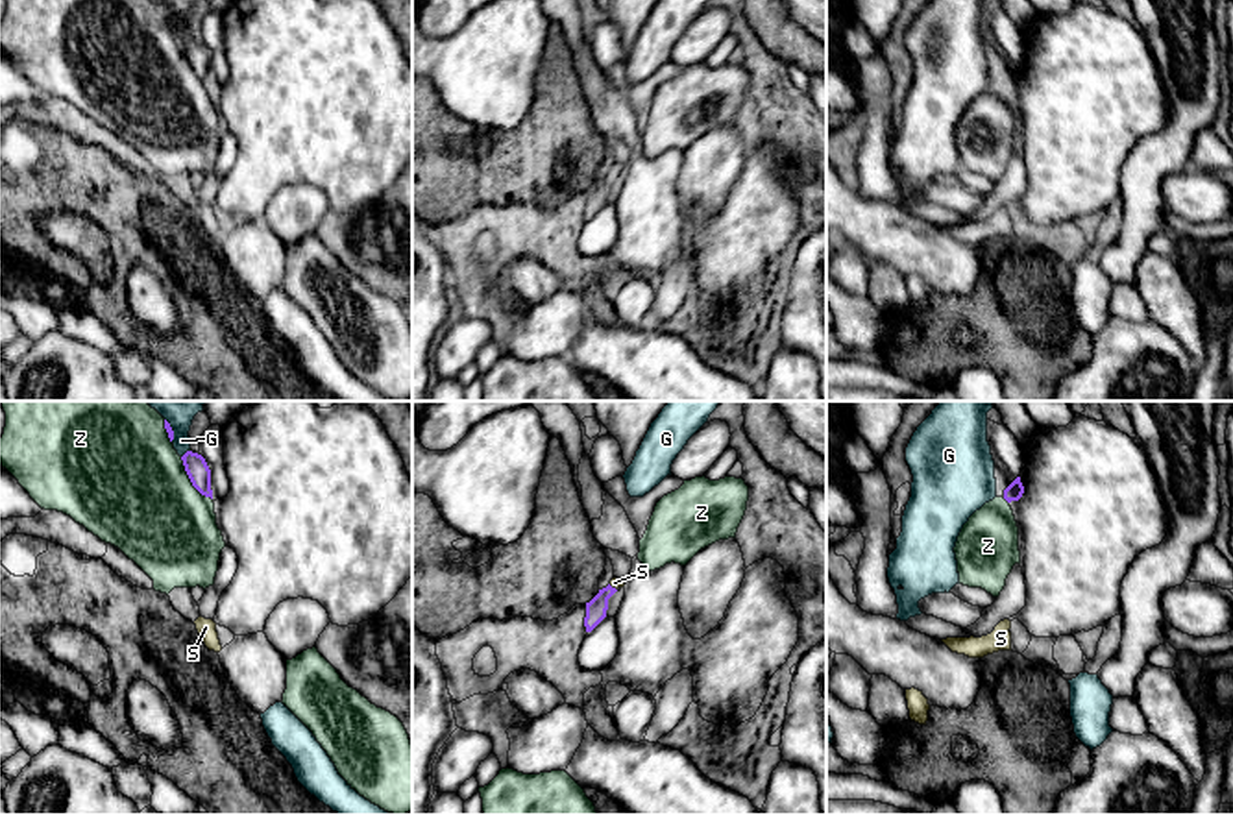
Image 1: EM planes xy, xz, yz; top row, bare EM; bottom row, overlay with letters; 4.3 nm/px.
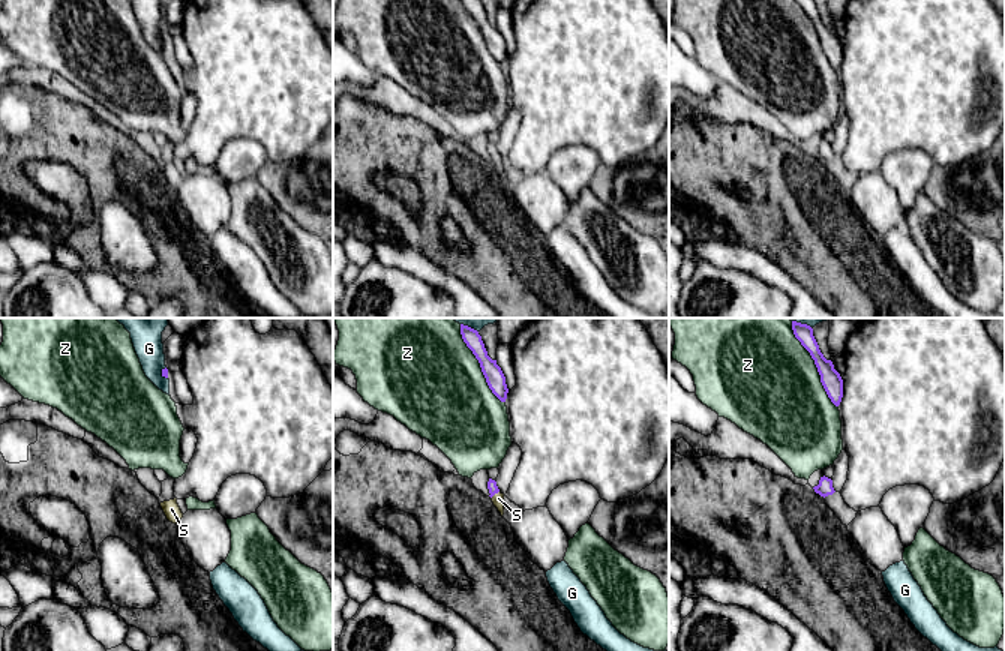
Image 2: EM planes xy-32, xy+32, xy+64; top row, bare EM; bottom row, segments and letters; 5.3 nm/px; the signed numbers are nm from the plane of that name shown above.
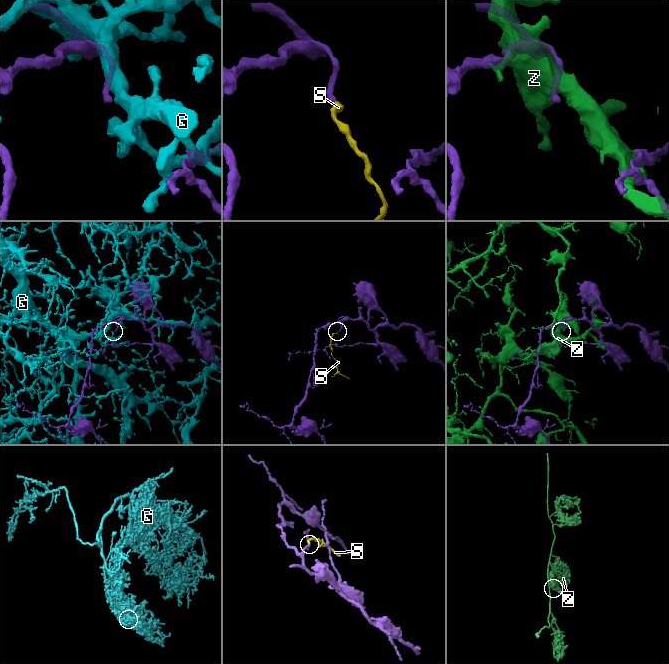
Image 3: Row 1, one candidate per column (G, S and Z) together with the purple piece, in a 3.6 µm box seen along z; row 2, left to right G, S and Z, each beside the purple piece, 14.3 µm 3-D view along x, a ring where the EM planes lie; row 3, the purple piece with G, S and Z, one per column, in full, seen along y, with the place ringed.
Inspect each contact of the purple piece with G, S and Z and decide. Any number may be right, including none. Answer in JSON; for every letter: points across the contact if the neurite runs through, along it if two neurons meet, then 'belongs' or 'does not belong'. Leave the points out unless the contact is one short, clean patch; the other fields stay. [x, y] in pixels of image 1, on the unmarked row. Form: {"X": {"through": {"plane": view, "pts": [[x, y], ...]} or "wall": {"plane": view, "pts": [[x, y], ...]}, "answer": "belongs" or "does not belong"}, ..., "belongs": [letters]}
{"G": {"answer": "does not belong"}, "S": {"through": {"plane": "xz", "pts": [[596, 196], [610, 172], [614, 169]]}, "answer": "belongs"}, "Z": {"answer": "does not belong"}, "belongs": ["S"]}

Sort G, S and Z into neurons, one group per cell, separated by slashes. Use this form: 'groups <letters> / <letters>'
groups G / S / Z

